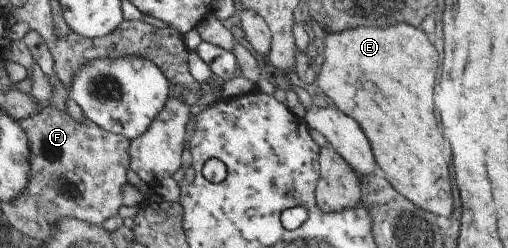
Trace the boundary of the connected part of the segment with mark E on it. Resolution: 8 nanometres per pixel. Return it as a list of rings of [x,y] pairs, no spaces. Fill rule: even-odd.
[[[398,23],[394,27],[356,27],[354,31],[326,33],[321,43],[320,52],[325,60],[316,75],[316,90],[329,104],[341,112],[346,111],[346,115],[358,119],[358,123],[366,127],[377,172],[389,180],[400,195],[431,214],[448,217],[452,213],[448,163],[442,155],[444,141],[440,135],[440,125],[432,111],[432,87],[436,77],[434,71],[438,69],[438,53],[428,37],[408,23]]]

